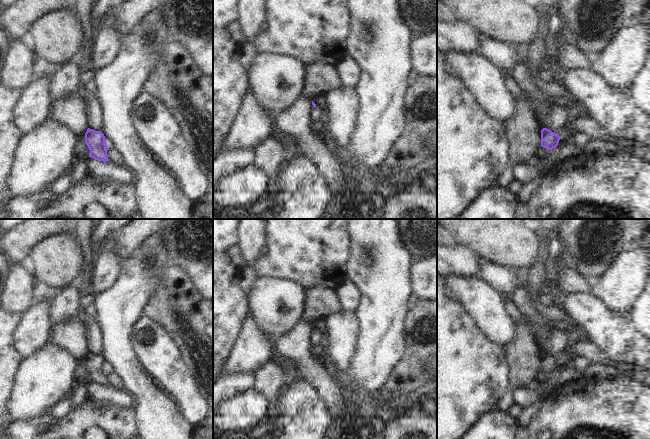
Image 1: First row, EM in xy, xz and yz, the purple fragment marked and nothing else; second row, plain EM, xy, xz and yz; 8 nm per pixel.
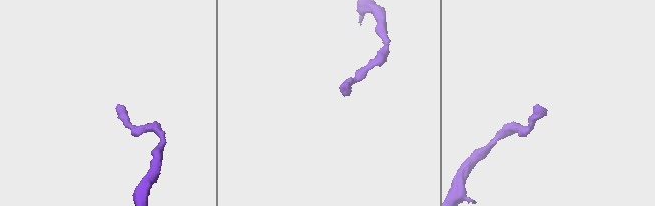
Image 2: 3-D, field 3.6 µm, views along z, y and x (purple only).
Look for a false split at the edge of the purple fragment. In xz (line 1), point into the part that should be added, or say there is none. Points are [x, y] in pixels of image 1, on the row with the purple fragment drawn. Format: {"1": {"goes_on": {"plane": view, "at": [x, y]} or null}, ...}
{"1": {"goes_on": null}}

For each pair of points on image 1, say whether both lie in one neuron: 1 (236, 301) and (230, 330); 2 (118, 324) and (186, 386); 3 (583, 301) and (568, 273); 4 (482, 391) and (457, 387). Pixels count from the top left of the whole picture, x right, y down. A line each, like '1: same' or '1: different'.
1: same
2: different
3: different
4: same

